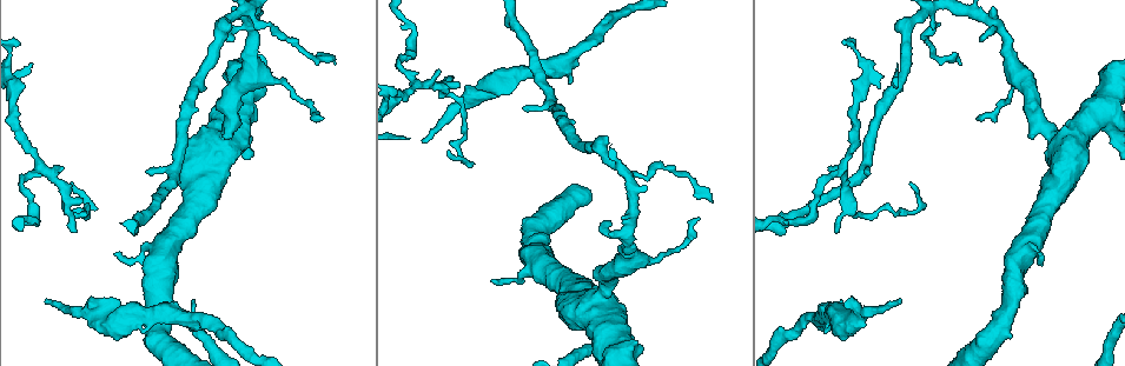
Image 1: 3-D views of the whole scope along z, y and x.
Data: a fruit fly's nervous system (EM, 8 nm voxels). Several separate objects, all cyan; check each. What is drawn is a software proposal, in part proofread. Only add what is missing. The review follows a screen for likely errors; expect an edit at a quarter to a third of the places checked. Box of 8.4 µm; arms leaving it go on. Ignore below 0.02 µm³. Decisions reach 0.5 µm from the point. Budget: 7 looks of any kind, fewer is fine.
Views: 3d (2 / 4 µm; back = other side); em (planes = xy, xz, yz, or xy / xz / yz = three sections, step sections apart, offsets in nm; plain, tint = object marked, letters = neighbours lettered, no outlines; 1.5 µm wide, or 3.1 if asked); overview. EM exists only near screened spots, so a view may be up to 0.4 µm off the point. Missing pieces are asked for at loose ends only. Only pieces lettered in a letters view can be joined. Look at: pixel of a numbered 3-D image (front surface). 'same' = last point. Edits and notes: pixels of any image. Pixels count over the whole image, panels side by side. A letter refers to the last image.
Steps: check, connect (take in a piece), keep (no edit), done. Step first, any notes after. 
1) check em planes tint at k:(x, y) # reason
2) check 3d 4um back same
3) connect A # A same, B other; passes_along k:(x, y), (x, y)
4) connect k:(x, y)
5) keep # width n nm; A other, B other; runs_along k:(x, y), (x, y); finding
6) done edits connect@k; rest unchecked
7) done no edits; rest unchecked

check 3d 2um at 1:(73, 185) # free end

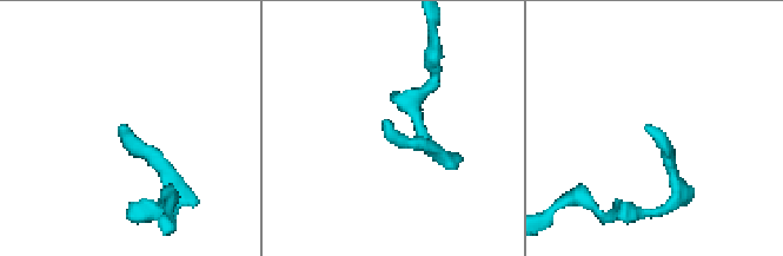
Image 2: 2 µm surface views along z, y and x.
check em planes letters at 2:(647, 126) # need the tissue

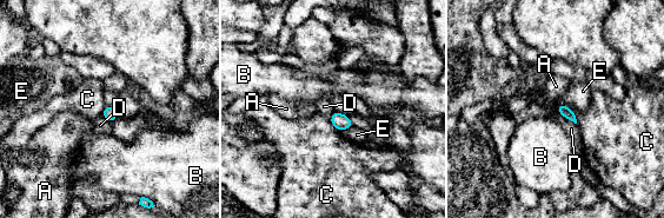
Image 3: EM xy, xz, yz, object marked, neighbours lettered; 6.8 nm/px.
keep # width 80 nm; A other, B other, C other, D other, E other; border 3:(556, 105), (565, 118), (576, 124); none of them fits

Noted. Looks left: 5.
check em planes letters at 1:(47, 300) # free end

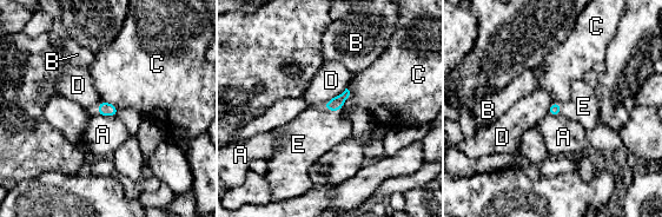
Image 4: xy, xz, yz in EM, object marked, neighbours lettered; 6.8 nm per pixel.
connect E # A other, B other, C other, D other, E same; passes_along 4:(336, 104), (331, 110), (315, 131); the neuron continues

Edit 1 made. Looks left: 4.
check overview

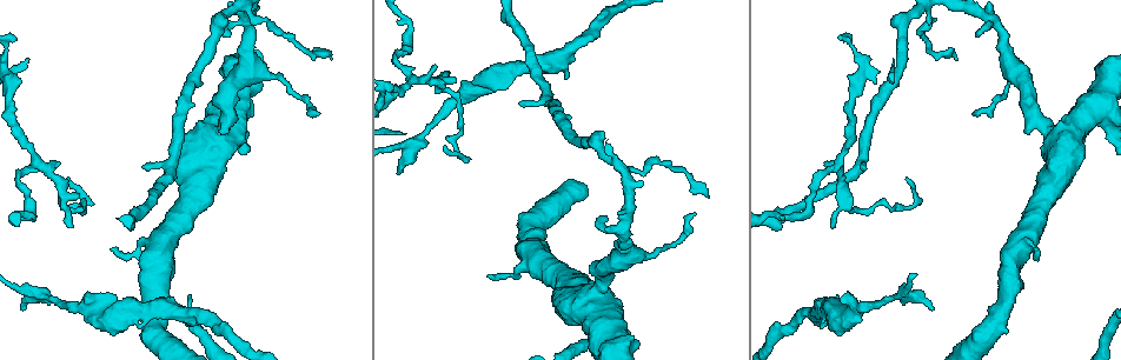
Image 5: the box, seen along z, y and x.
check em planes letters at 5:(975, 37) # branch stops here

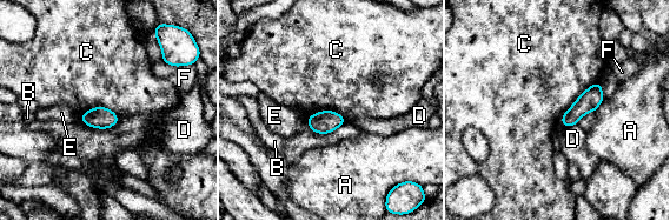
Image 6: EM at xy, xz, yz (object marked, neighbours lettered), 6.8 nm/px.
keep # A other, B other, C other, D other, E other, F other; border 6:(601, 80), (589, 86), (559, 119); none of them fits

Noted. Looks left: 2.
done edits connect@4; rest unchecked

